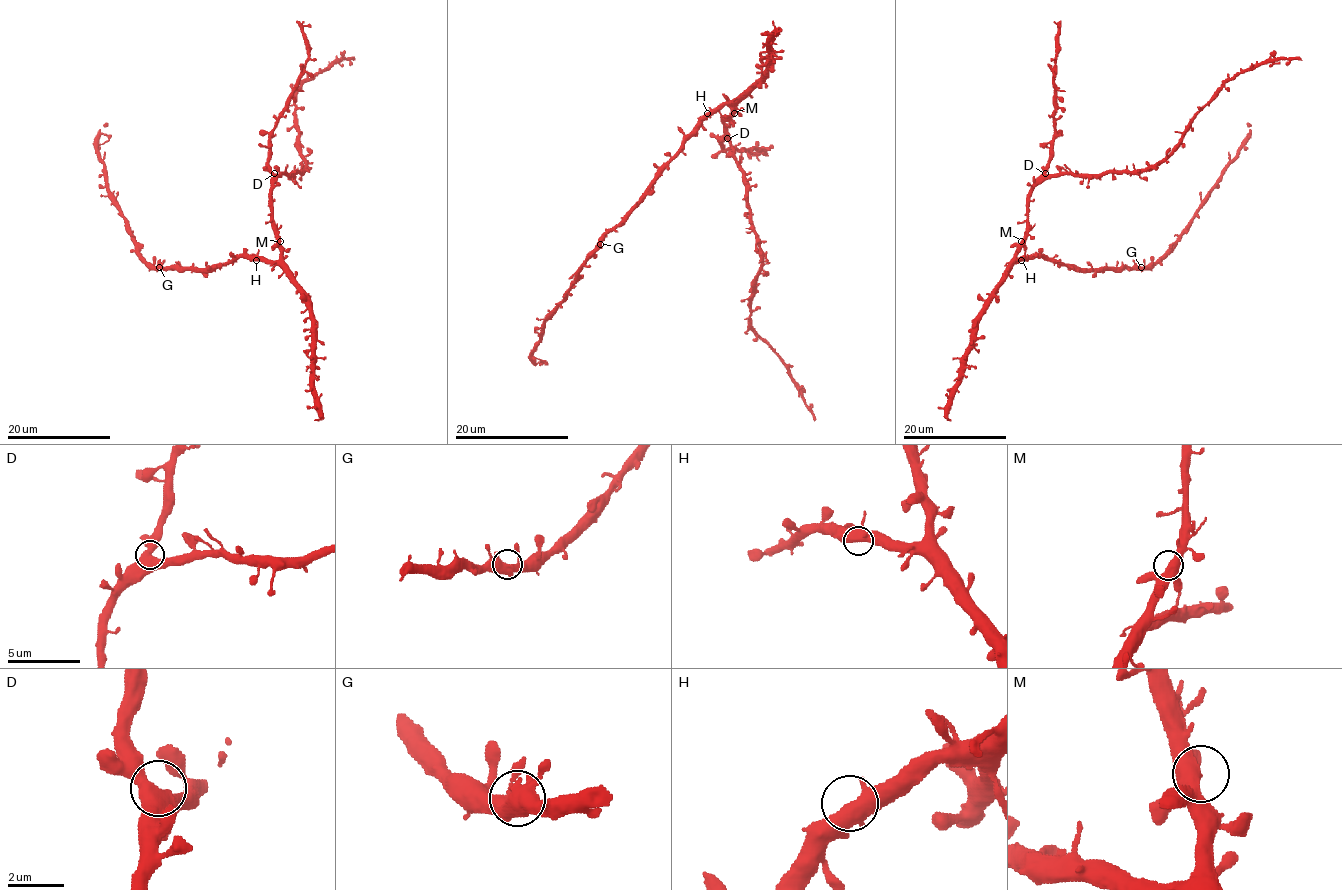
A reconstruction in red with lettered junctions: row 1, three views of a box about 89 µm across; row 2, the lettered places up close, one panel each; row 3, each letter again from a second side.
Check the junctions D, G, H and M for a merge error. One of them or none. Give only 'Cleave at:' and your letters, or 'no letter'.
Cleave at: no letter

